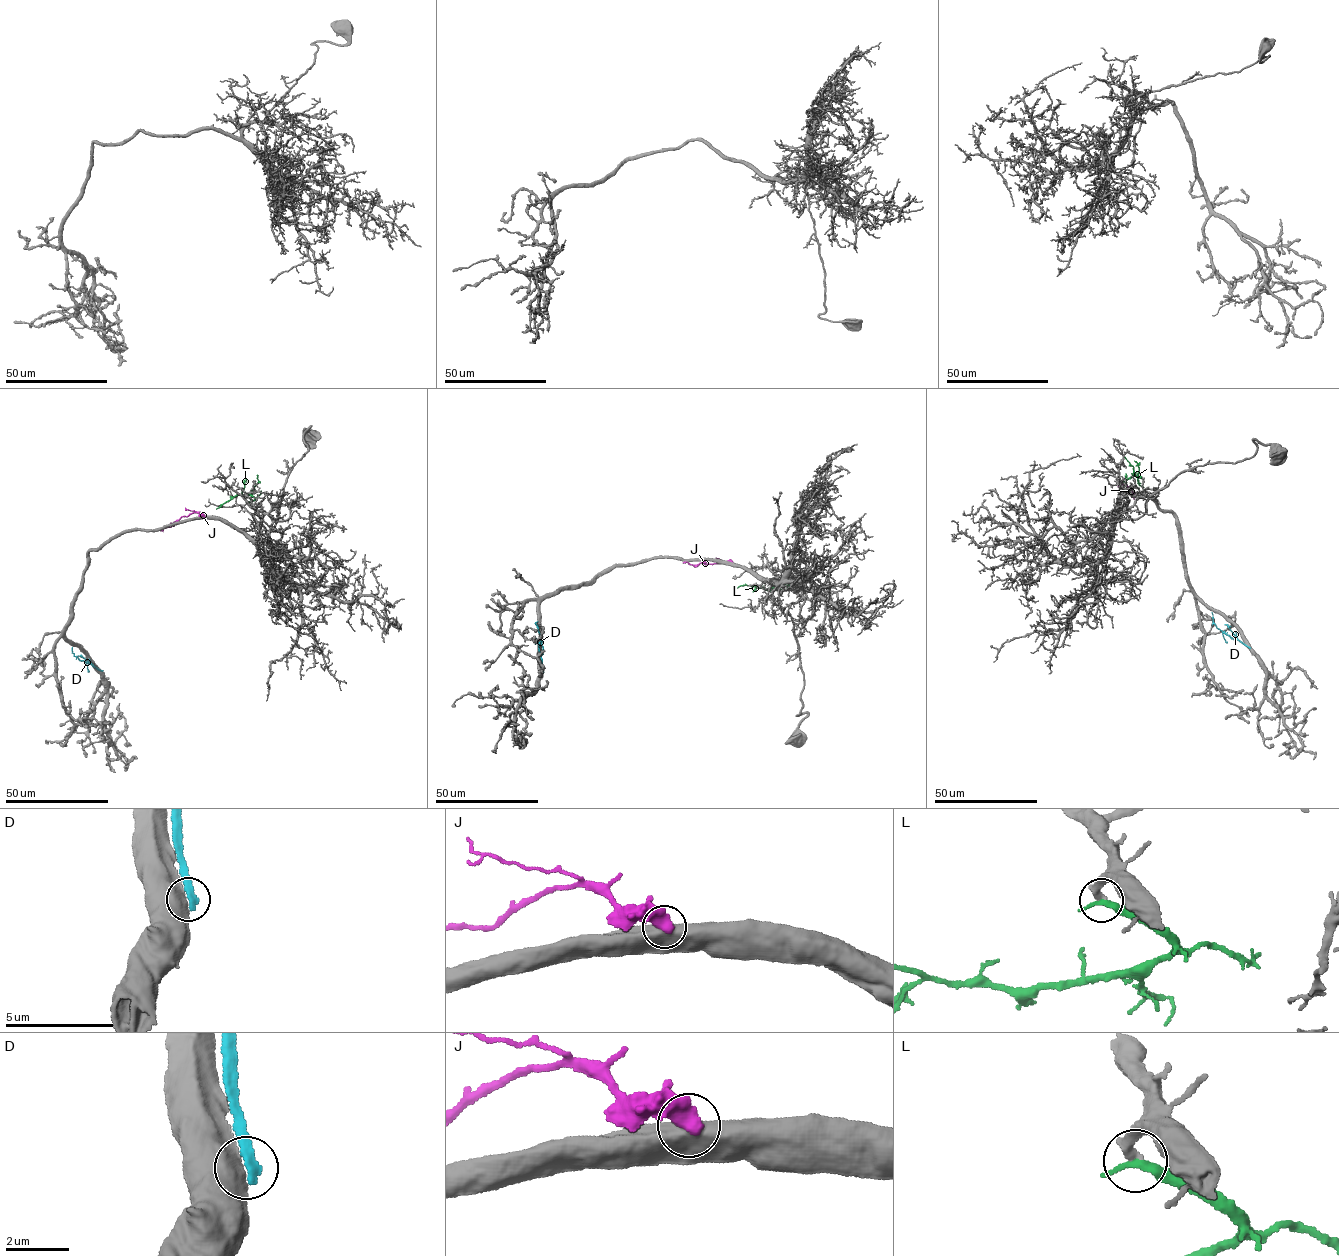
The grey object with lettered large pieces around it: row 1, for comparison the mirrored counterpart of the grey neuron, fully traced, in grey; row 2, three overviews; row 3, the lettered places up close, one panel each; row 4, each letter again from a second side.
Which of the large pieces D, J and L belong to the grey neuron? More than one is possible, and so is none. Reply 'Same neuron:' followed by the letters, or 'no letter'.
Same neuron: L

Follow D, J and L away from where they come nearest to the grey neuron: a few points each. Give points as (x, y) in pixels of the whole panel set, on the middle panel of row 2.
D: (543, 672), (537, 621)
J: (731, 562), (693, 565), (683, 563)
L: (774, 580), (780, 585), (767, 588), (744, 585), (736, 588)

